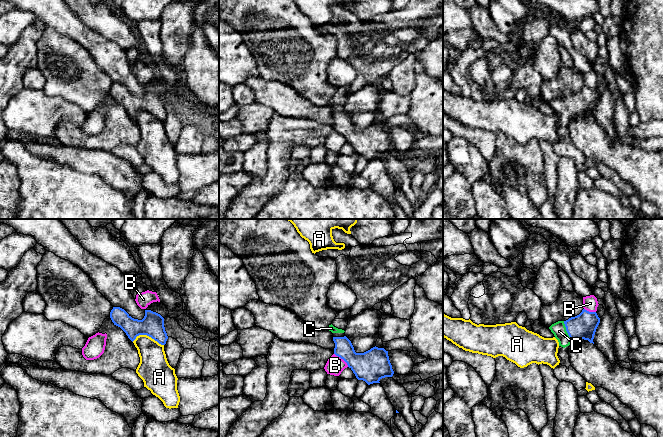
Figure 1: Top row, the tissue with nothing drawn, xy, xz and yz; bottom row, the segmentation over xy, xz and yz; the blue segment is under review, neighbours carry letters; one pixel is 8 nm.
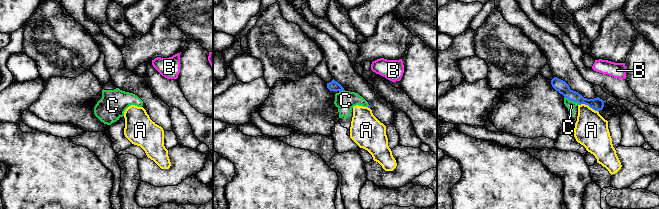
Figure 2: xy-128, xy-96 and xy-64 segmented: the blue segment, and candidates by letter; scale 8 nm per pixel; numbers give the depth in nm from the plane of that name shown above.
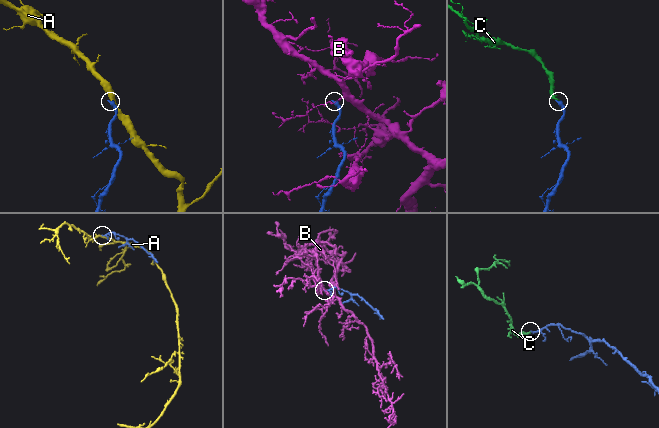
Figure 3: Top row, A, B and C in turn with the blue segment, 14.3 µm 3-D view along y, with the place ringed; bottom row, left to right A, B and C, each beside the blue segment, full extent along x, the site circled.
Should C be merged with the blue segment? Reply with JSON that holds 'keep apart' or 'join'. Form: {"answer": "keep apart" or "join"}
{"answer": "join"}

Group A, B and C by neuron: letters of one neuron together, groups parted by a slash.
A / B / C

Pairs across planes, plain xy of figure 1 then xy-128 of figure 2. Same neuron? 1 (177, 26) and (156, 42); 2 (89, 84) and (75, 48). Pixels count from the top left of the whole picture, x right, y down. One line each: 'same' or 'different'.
1: same
2: same

